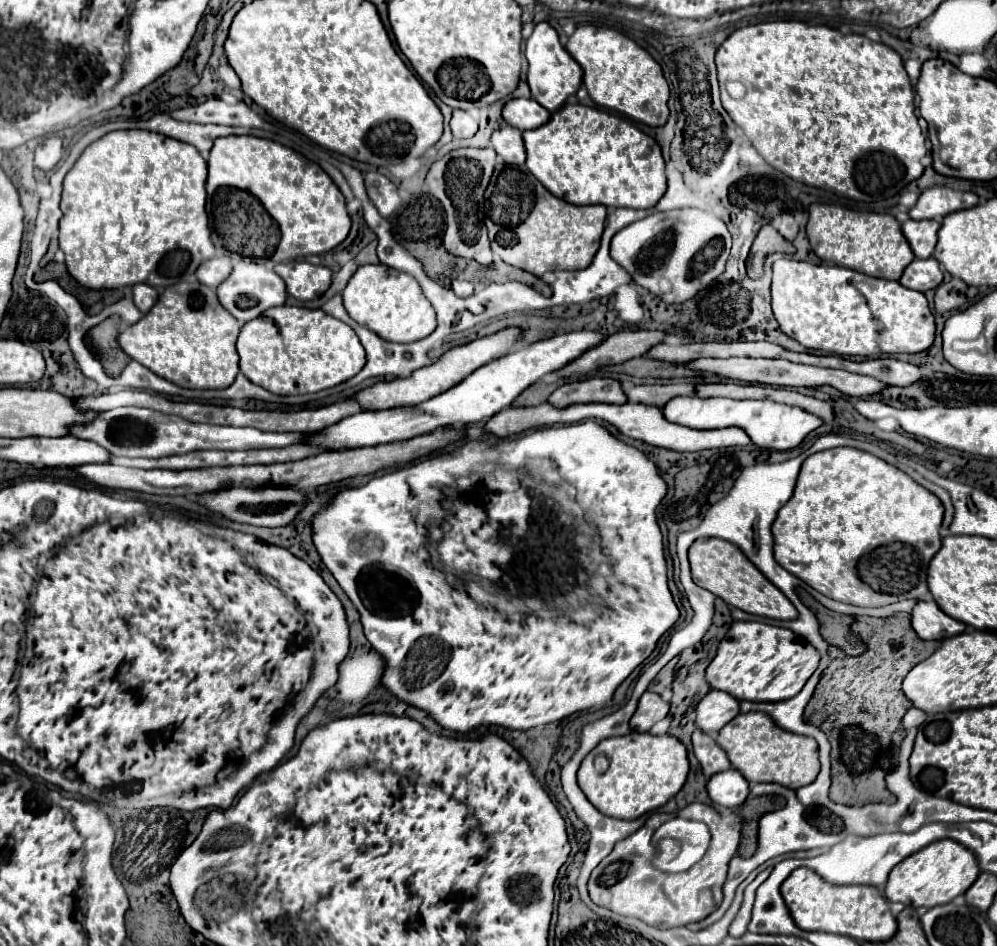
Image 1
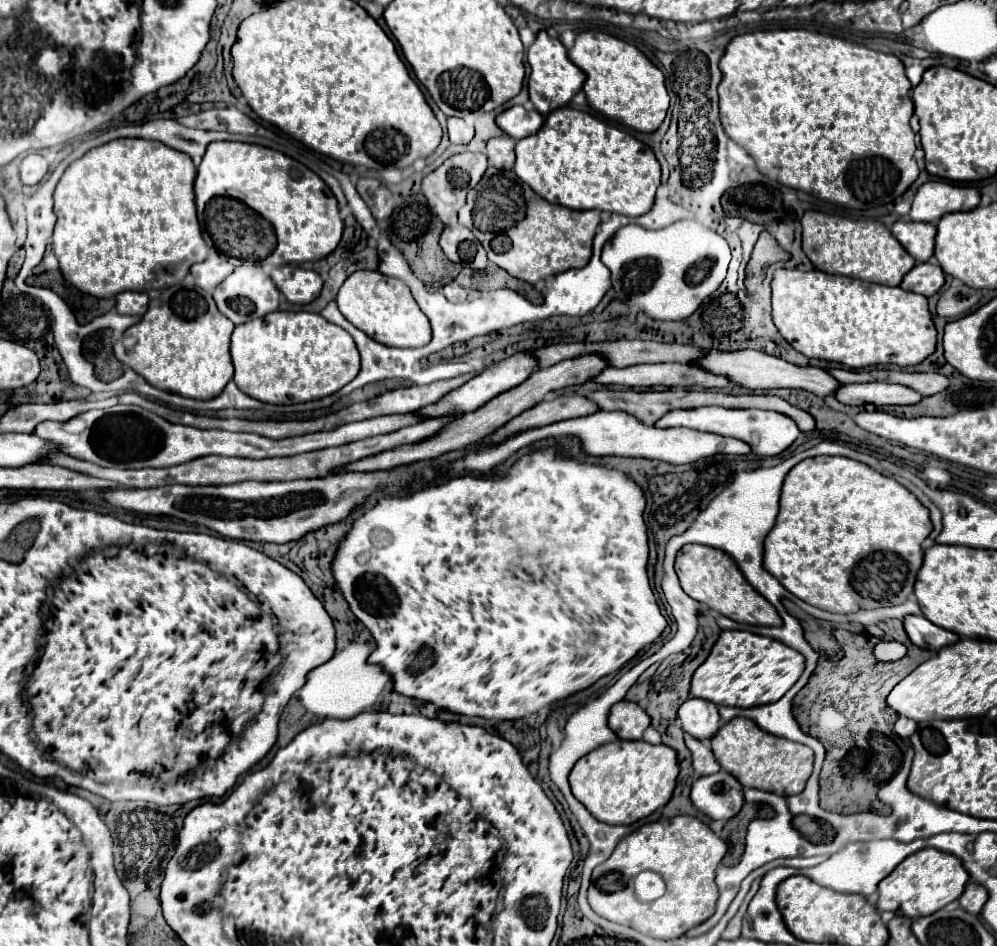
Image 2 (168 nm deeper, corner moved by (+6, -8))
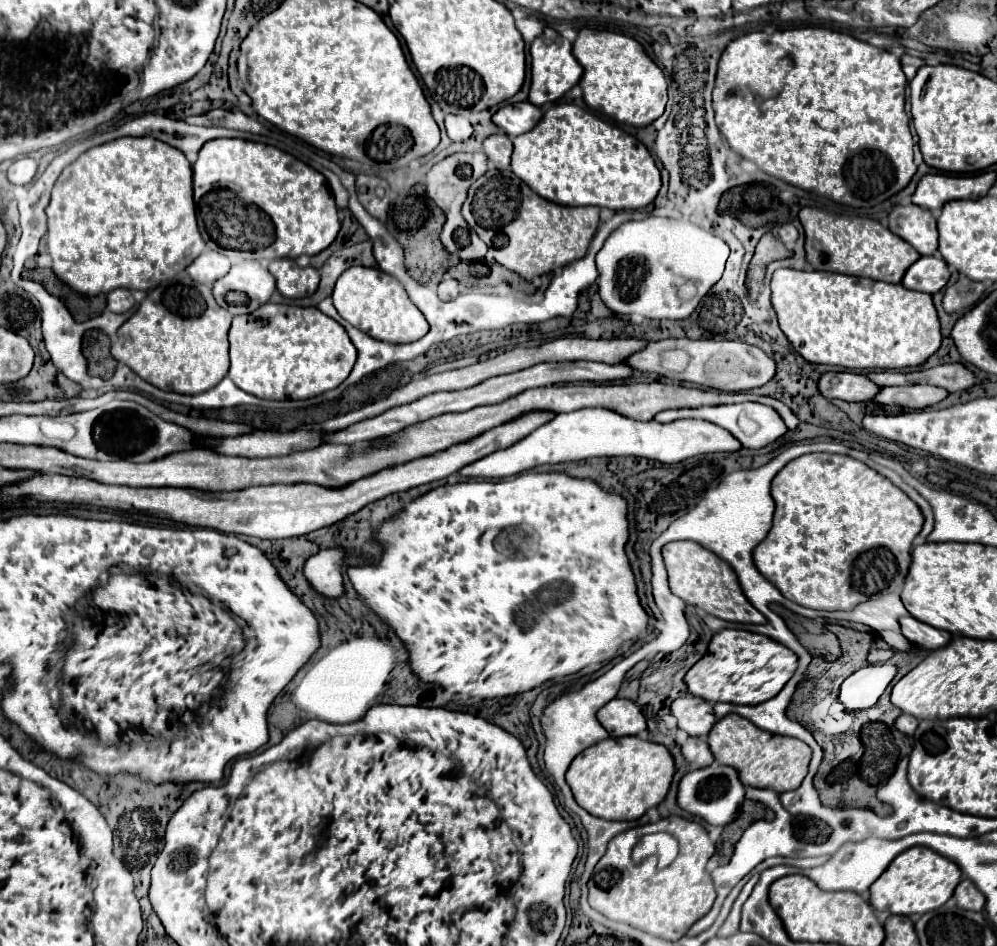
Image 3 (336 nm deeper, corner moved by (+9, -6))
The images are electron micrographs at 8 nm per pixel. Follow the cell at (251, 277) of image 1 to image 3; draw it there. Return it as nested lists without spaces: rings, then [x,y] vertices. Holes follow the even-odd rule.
[[[243,261],[233,265],[231,271],[217,279],[213,295],[221,307],[231,315],[243,315],[267,303],[275,291],[273,275],[261,267],[259,261]]]

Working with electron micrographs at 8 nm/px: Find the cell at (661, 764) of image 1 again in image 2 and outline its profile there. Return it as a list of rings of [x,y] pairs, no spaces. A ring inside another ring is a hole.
[[[624,741],[600,745],[584,755],[570,773],[570,787],[576,799],[602,823],[632,825],[664,807],[676,787],[678,761],[668,745],[650,745],[646,741]]]

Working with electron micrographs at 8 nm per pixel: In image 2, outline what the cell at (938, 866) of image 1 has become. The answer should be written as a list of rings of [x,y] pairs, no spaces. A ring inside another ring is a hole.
[[[922,849],[902,861],[886,879],[878,883],[880,899],[876,907],[878,911],[892,911],[904,917],[932,915],[948,903],[956,901],[964,893],[968,879],[970,875],[956,855],[938,849]]]

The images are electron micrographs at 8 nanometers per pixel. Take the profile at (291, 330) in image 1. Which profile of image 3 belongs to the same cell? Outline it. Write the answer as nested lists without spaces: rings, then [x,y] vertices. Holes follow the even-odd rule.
[[[265,303],[249,315],[233,317],[229,329],[229,358],[229,379],[243,391],[261,399],[309,399],[335,389],[349,377],[355,365],[355,347],[347,331],[317,307]]]

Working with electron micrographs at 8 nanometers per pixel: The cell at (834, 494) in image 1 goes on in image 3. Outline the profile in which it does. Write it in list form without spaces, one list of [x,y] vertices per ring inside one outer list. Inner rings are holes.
[[[809,453],[787,463],[771,483],[775,501],[773,527],[755,547],[753,559],[759,573],[771,581],[783,597],[801,607],[823,611],[849,611],[871,595],[897,587],[911,565],[911,543],[923,527],[919,507],[887,477],[847,455]]]

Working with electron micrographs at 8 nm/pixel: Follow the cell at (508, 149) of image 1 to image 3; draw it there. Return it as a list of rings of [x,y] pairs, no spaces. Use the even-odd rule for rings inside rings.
[[[499,131],[495,135],[489,135],[483,141],[483,151],[487,155],[487,159],[497,167],[497,169],[509,169],[511,163],[511,151],[513,151],[513,141],[507,133]]]

